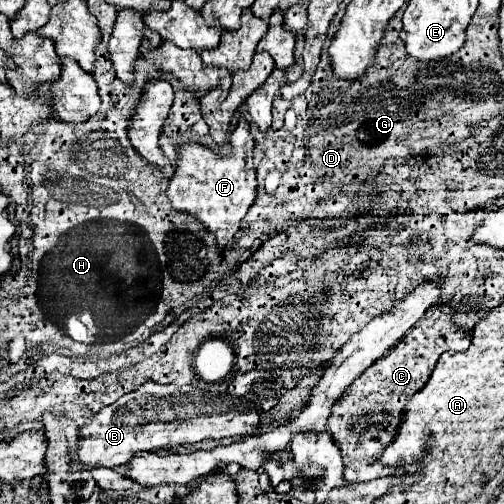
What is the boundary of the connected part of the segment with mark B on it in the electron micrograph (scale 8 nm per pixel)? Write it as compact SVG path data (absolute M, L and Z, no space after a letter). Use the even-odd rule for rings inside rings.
M147 381L137 391L123 395L119 401L115 401L109 407L103 407L79 429L77 463L83 465L83 469L119 467L129 463L129 457L133 457L133 453L157 451L159 447L169 447L171 443L197 443L207 437L223 439L223 437L235 437L235 435L259 435L257 429L261 427L261 421L259 421L257 409L259 407L255 407L251 401L233 397L231 393L211 393L201 385L177 387L177 385L157 385Z

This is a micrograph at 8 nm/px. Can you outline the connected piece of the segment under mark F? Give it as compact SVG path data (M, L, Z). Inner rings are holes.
M239 117L235 131L229 137L231 153L219 155L209 147L187 141L177 151L177 167L169 181L167 197L177 211L189 213L199 219L215 237L219 247L225 247L233 235L239 231L241 219L247 215L255 201L257 179L253 165L253 137L249 133L249 123Z

